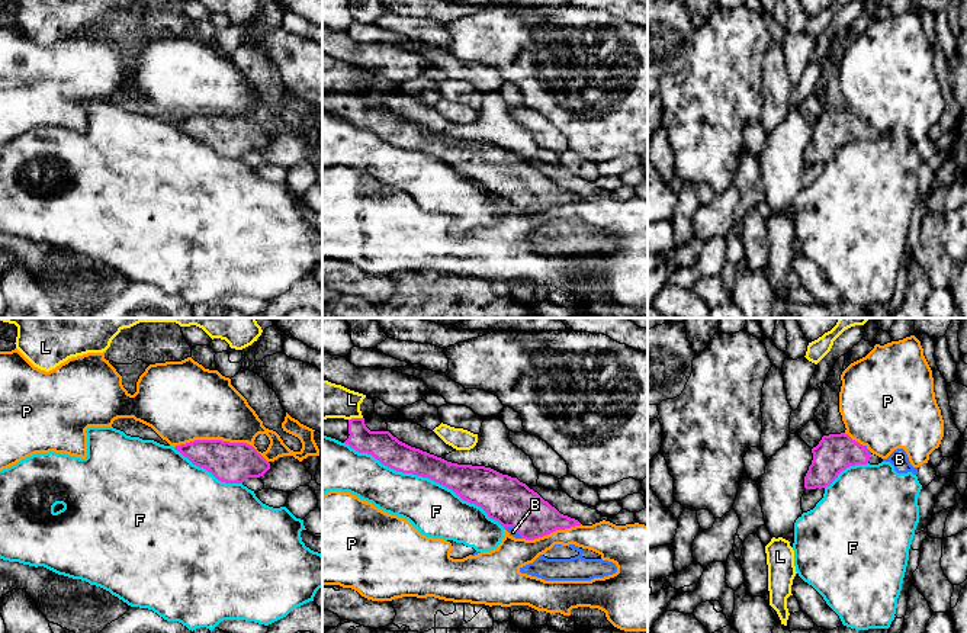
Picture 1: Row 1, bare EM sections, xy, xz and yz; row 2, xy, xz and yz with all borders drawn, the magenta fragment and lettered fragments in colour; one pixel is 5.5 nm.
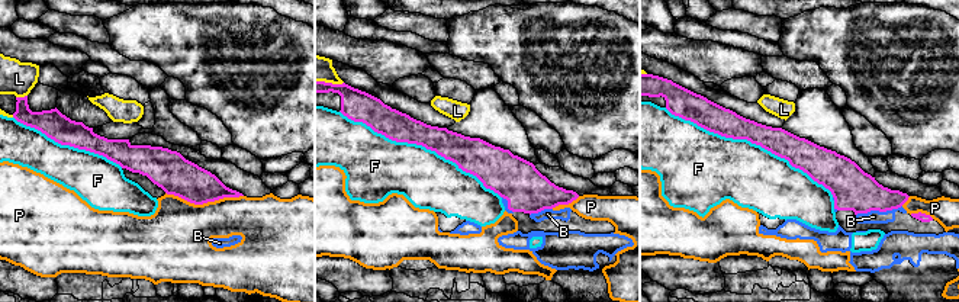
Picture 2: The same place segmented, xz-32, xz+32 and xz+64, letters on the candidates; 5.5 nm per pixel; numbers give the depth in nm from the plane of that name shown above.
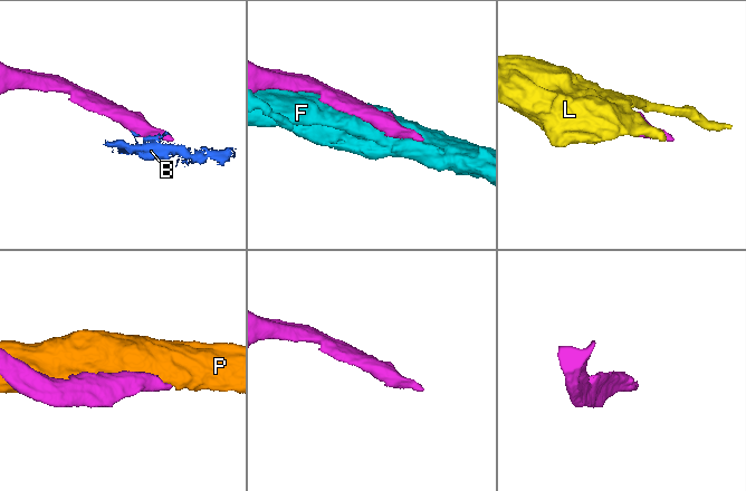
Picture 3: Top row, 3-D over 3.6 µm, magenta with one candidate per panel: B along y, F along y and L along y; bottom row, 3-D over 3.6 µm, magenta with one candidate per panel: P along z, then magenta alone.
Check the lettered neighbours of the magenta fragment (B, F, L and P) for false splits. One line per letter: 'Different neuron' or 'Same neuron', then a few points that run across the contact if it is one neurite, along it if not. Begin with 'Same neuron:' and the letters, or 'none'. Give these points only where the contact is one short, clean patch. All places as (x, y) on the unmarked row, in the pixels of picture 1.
Same neuron: B
B: Same neuron
F: Different neuron
L: Different neuron
P: Different neuron

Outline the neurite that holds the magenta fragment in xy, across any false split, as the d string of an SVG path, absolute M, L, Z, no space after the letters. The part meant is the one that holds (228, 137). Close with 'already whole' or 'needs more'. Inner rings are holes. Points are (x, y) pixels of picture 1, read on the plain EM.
M195 115L174 123L225 158L242 158L247 152L260 152L270 144L270 138L247 118Z; already whole

